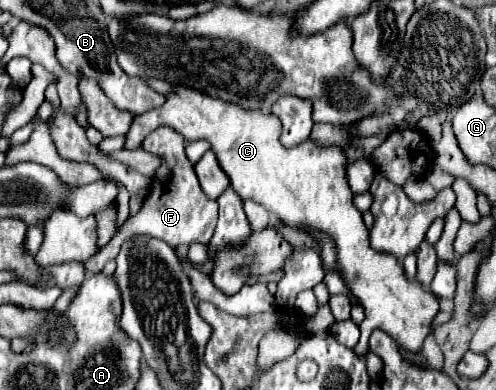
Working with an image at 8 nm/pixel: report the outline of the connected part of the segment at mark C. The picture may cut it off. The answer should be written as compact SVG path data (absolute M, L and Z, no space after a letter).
M172 83L172 91L164 97L166 101L162 107L134 117L125 149L141 146L148 133L160 125L176 129L186 141L208 141L222 169L228 173L234 191L242 199L254 199L288 227L324 231L334 241L336 265L350 293L366 313L366 319L360 323L360 339L354 352L360 357L366 355L370 333L374 329L384 329L402 349L418 353L424 337L430 333L432 317L438 313L438 297L432 291L424 291L416 279L406 277L402 263L394 255L370 247L362 213L352 205L352 189L346 179L348 159L344 151L338 145L318 145L312 139L302 145L284 147L280 143L282 125L272 113L244 109L188 85Z

